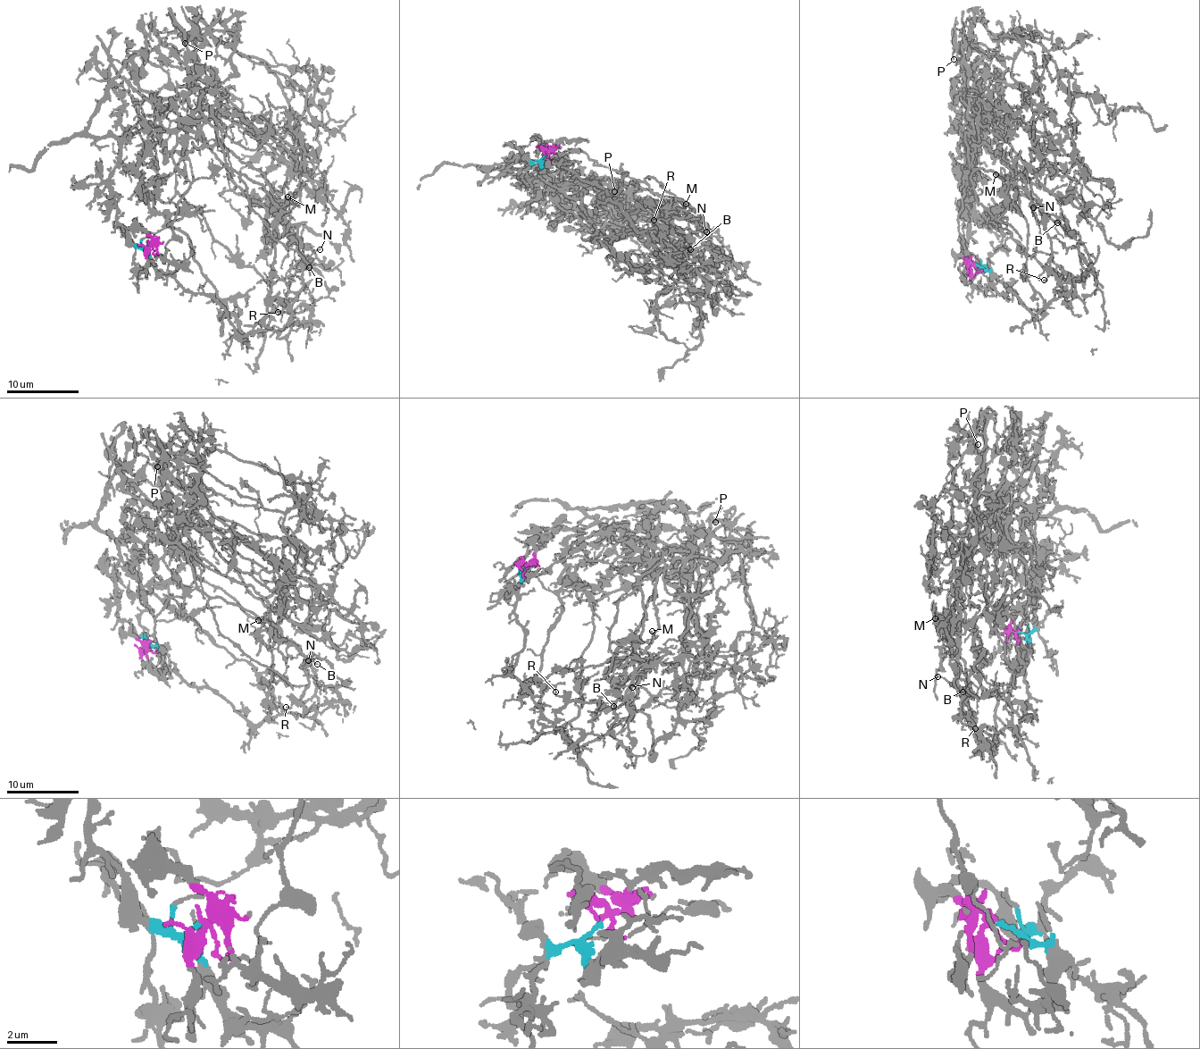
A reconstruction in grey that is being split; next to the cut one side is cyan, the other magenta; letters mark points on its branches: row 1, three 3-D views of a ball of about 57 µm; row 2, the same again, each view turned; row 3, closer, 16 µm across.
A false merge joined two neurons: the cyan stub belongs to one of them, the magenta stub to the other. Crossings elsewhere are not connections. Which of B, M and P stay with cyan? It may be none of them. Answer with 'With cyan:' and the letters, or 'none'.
With cyan: P

